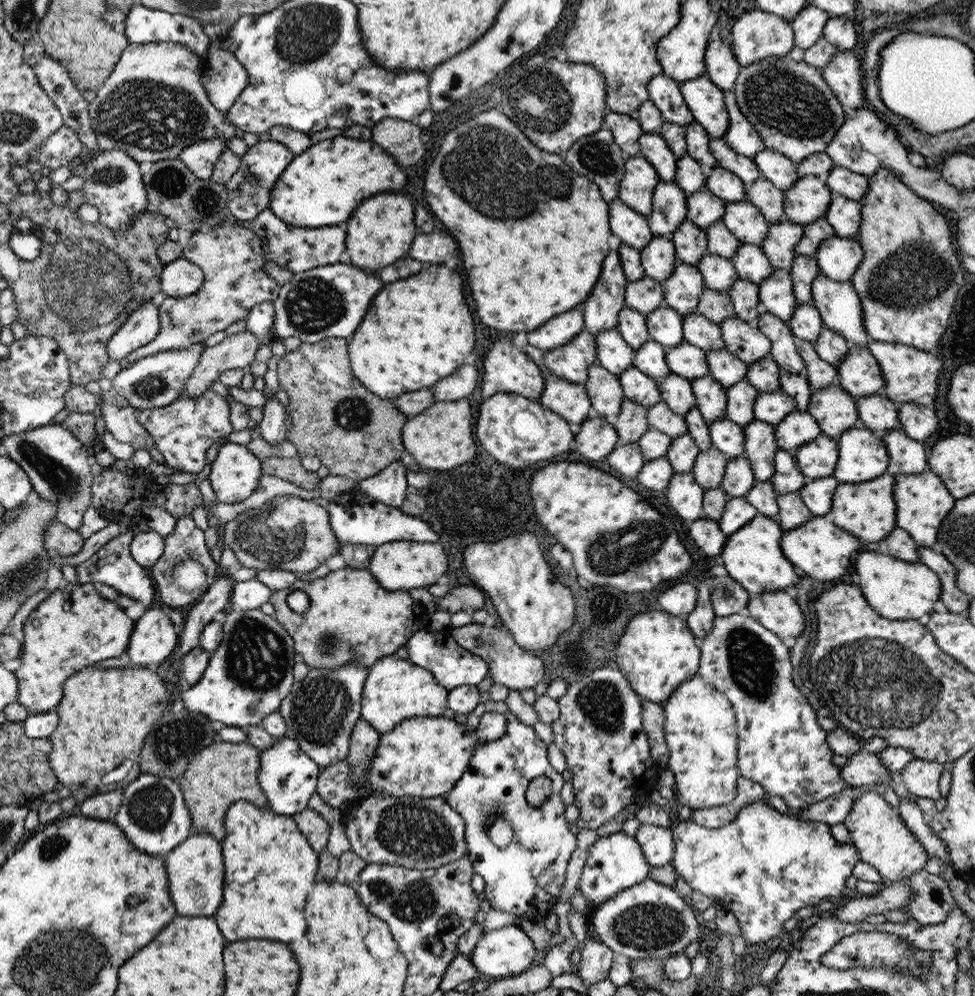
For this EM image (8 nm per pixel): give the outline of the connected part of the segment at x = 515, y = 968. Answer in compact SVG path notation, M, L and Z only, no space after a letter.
M507 925L497 930L484 931L469 956L471 963L477 967L477 974L491 976L493 980L518 975L537 961L533 942L519 925Z

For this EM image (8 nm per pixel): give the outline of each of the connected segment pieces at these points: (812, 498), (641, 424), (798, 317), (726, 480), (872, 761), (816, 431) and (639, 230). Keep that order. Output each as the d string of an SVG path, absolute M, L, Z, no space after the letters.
M829 475L827 478L806 480L798 490L801 501L812 516L827 517L831 508L833 492L838 480Z
M623 397L619 412L611 420L618 436L618 446L629 444L629 442L637 443L641 434L649 427L646 414L647 411L644 406Z
M797 303L786 323L794 337L813 343L823 327L819 311L811 304Z
M742 455L727 459L719 488L727 498L744 497L754 482L749 461Z
M865 749L849 757L839 773L849 787L863 786L863 784L884 784L887 787L889 782L889 771L881 765L877 755Z
M801 410L789 412L779 424L773 427L777 448L791 453L822 434L815 419L809 413L801 412Z
M619 198L608 204L608 226L610 234L623 245L637 250L644 248L652 238L646 218L624 206Z

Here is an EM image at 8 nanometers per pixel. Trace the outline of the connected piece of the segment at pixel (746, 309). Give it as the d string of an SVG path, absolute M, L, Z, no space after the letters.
M738 279L728 293L735 317L746 323L754 324L760 312L757 299L758 286L751 282Z

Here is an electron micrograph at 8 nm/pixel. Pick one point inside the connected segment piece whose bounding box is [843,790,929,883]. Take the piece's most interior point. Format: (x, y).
(879, 835)

